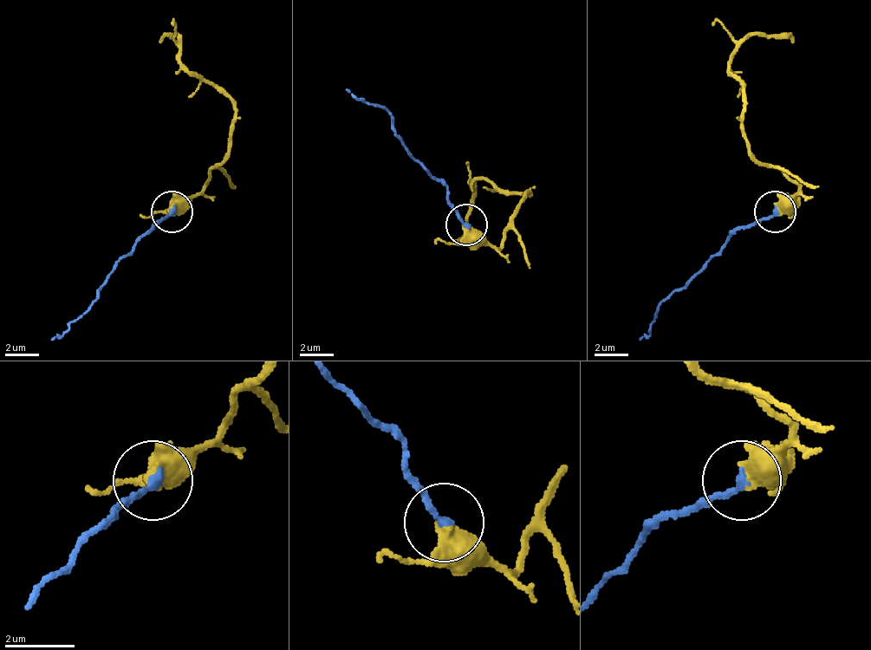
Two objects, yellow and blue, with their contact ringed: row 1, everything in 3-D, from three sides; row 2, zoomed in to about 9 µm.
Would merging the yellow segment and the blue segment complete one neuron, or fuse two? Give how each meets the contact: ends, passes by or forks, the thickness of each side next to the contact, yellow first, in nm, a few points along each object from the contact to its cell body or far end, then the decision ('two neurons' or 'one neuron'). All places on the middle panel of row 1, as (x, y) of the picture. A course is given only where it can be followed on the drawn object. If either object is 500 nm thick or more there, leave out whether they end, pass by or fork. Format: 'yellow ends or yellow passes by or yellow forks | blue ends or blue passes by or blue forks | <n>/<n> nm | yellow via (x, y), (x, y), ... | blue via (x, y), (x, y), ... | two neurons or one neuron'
yellow forks | blue ends | 320/260 nm | yellow via (467, 226), (496, 247), (529, 192), (475, 180), (467, 234), (454, 243) | blue via (467, 226), (446, 188), (392, 130), (392, 118), (347, 88) | one neuron

